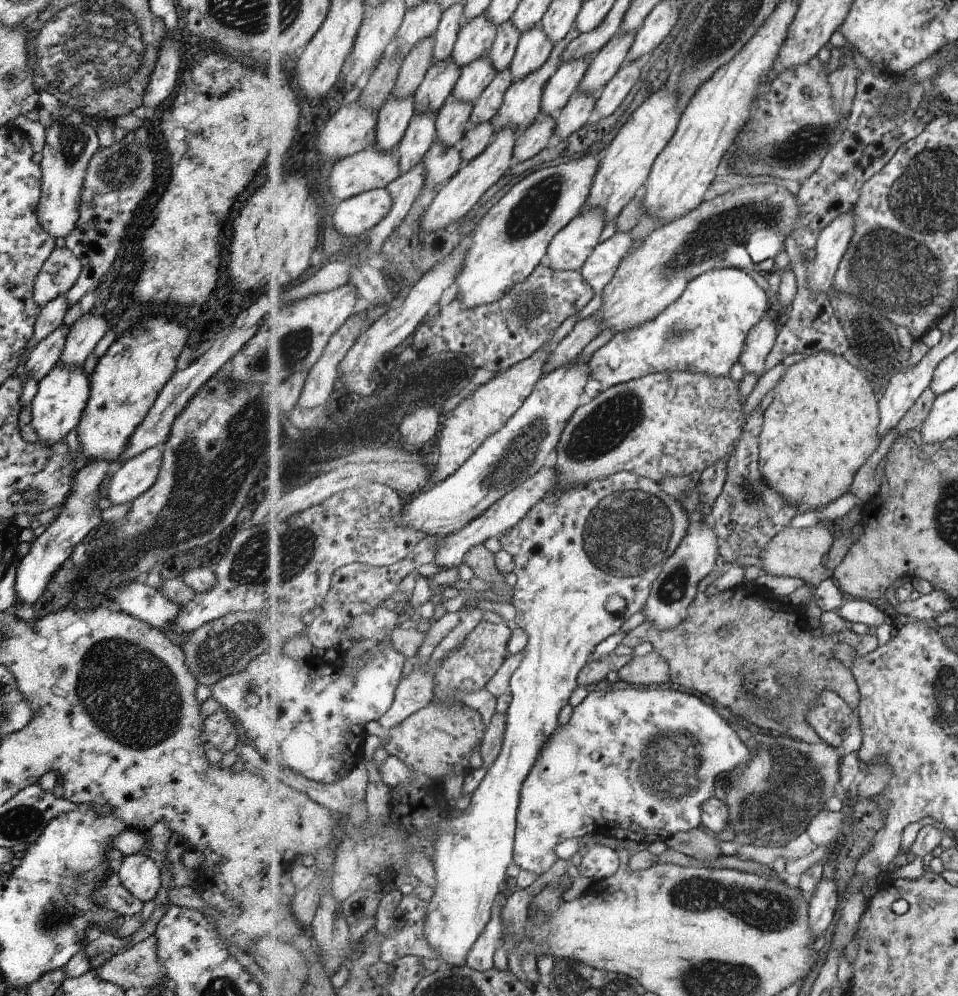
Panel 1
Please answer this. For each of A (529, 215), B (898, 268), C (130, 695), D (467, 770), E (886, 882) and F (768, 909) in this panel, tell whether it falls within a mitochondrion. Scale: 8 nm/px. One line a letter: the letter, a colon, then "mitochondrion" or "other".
A: mitochondrion
B: mitochondrion
C: mitochondrion
D: other
E: other
F: mitochondrion

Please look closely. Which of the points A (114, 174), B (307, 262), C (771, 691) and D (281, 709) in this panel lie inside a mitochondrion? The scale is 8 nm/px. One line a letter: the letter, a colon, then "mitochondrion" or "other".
A: mitochondrion
B: other
C: mitochondrion
D: other

